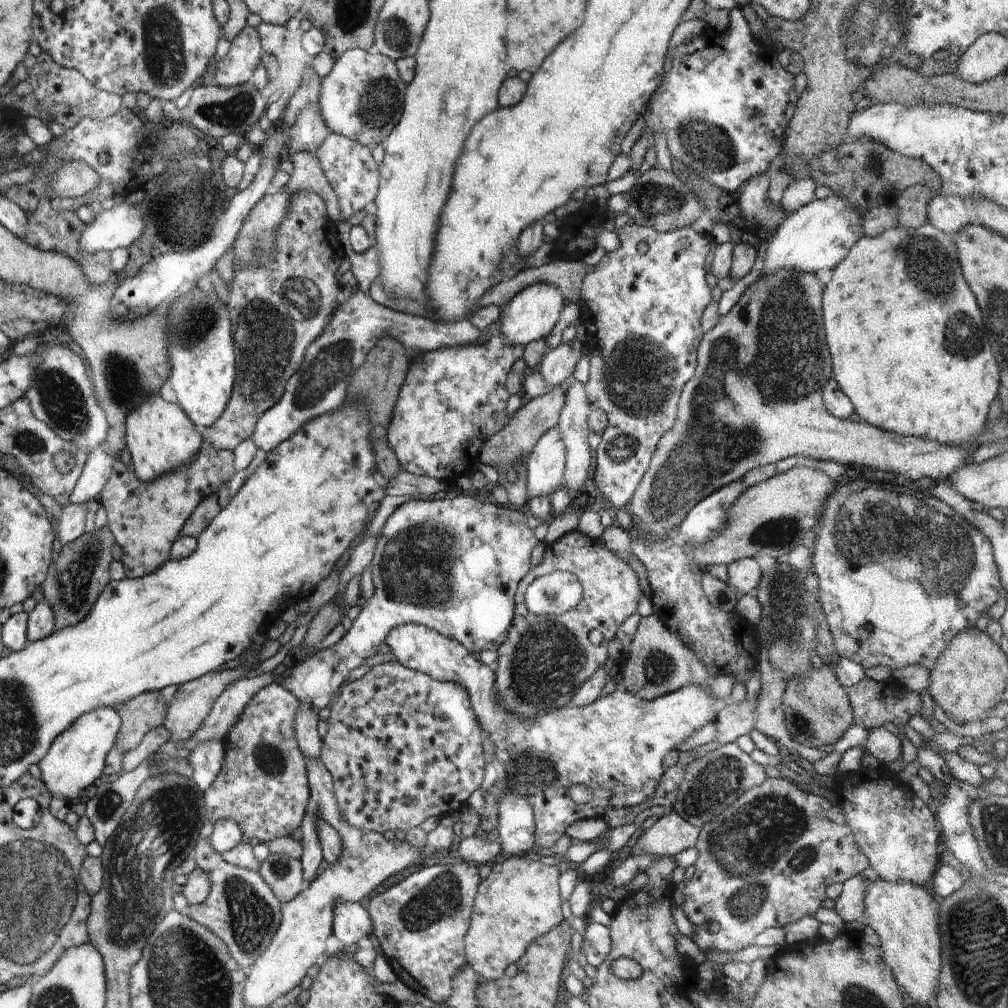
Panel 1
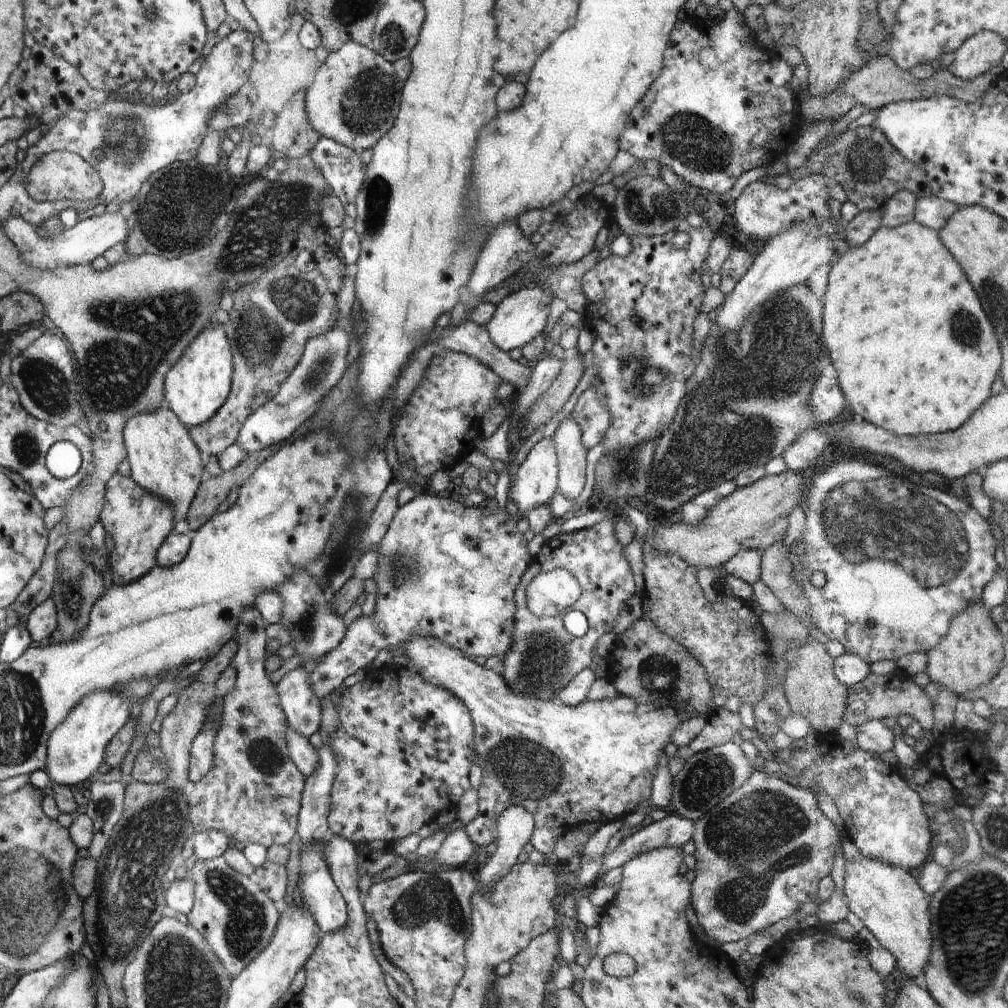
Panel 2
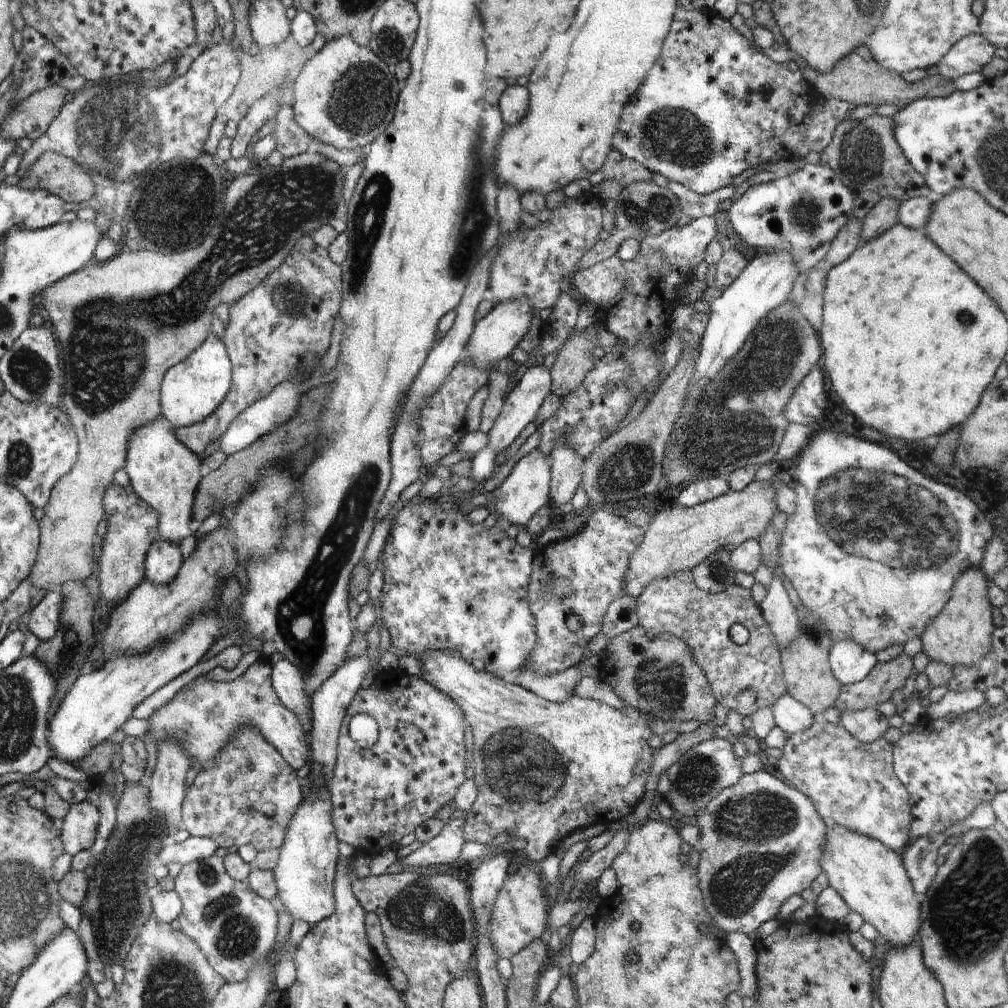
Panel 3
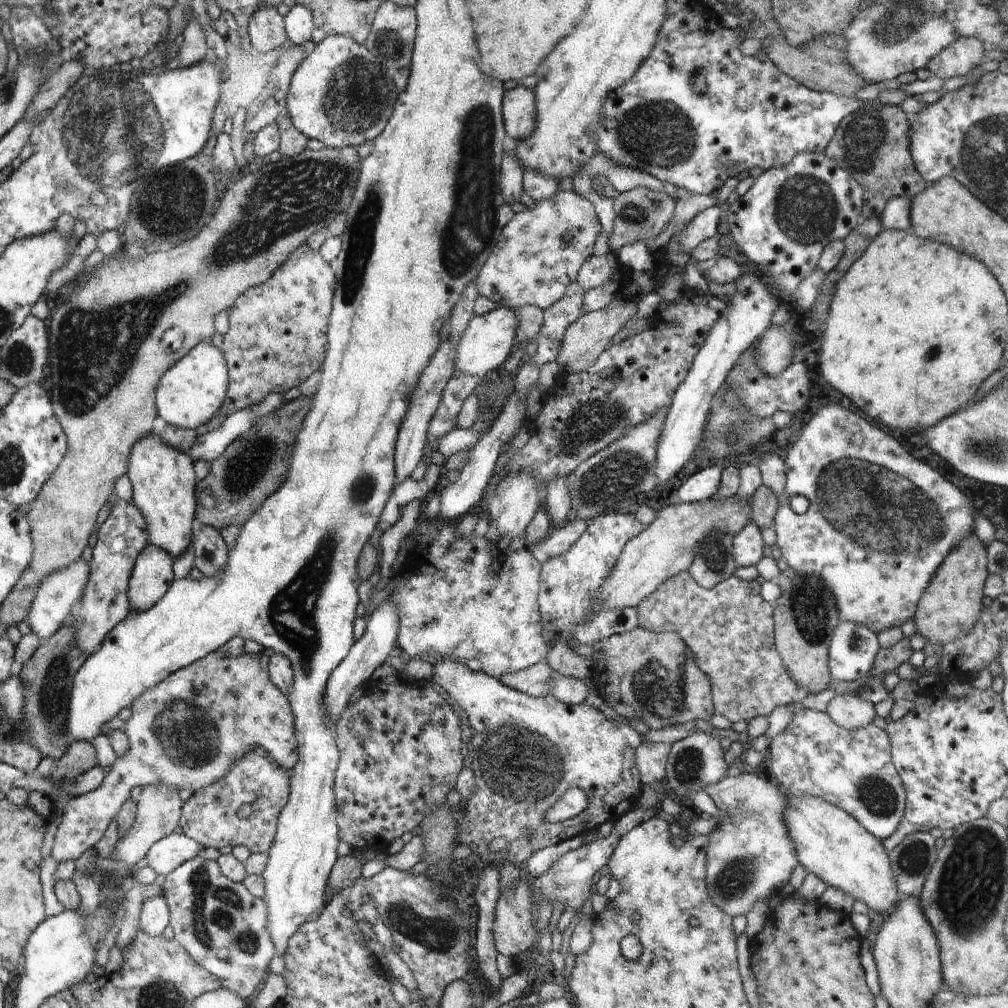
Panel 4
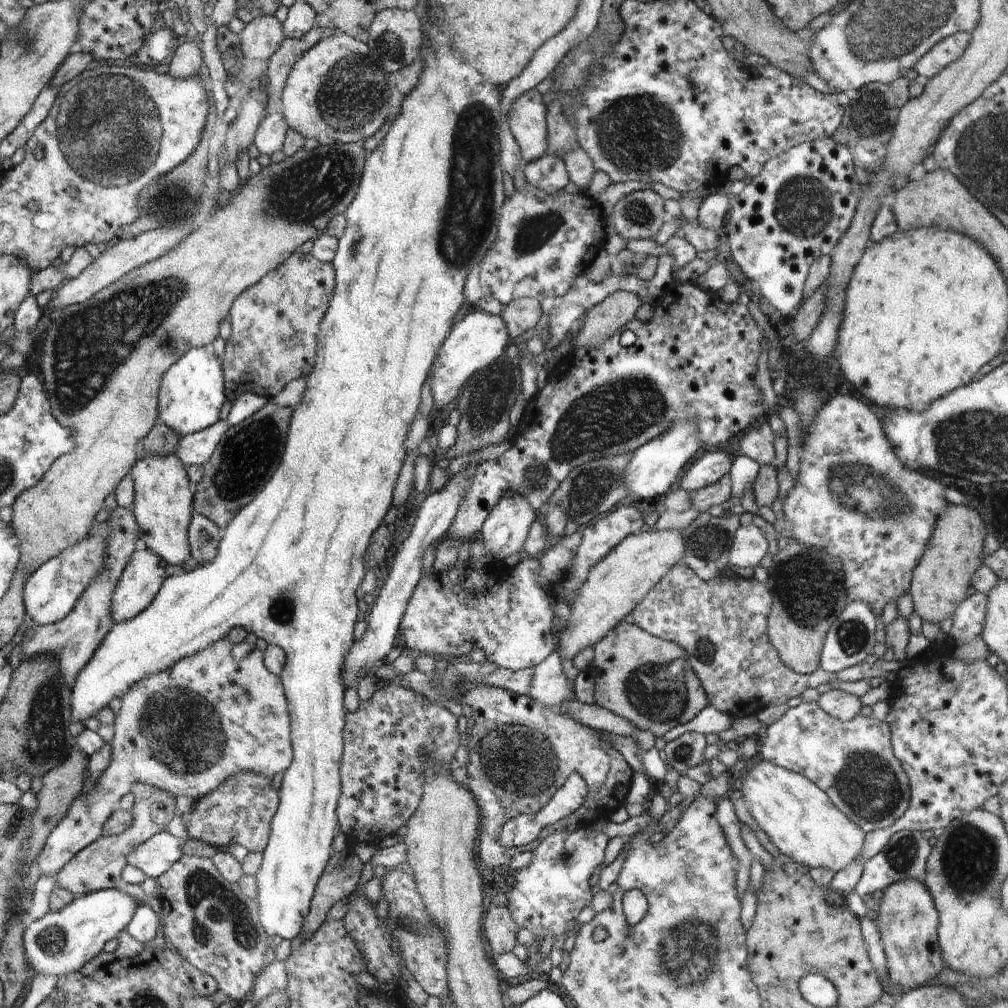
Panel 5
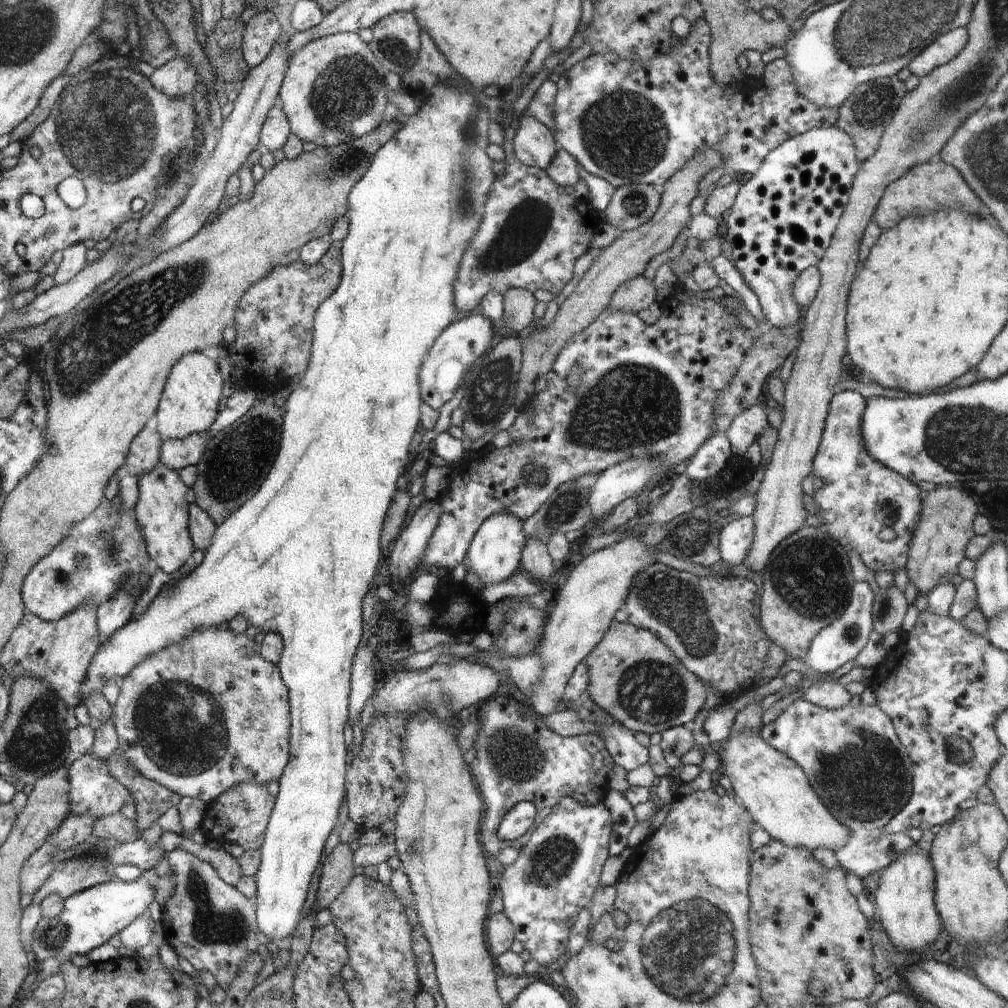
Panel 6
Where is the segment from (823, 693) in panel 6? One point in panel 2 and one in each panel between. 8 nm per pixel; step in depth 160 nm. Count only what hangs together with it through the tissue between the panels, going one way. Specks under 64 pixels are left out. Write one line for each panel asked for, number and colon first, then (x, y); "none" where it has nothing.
2: (873, 736)
3: (867, 725)
4: (850, 711)
5: (839, 704)

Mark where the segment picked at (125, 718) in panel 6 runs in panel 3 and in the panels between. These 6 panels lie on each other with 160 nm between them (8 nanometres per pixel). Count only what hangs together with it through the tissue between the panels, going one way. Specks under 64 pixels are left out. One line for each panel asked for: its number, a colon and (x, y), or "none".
3: (204, 716)
4: (188, 730)
5: (223, 711)

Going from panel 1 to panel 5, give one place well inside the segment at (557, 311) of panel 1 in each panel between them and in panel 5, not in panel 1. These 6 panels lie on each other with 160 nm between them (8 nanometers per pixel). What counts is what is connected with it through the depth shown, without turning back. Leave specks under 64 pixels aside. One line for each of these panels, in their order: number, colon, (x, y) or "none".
2: (520, 317)
3: (494, 337)
4: (487, 342)
5: (479, 339)

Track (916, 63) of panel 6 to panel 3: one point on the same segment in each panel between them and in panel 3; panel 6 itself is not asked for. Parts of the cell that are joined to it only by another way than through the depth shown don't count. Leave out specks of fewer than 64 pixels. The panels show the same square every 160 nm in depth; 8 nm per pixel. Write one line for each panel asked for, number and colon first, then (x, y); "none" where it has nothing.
3: (971, 53)
4: (962, 56)
5: (946, 51)

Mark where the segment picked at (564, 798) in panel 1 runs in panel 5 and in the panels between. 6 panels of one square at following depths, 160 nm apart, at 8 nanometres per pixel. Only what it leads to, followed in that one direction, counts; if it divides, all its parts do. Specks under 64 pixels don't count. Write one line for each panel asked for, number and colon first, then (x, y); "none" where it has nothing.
2: (568, 766)
3: (543, 769)
4: (526, 751)
5: (520, 753)

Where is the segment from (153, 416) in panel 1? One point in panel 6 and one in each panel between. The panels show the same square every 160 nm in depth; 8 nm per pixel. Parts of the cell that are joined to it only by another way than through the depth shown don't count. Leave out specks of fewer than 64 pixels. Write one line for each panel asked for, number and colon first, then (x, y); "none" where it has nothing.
2: (163, 459)
3: (163, 471)
4: (162, 477)
5: (163, 504)
6: (161, 511)

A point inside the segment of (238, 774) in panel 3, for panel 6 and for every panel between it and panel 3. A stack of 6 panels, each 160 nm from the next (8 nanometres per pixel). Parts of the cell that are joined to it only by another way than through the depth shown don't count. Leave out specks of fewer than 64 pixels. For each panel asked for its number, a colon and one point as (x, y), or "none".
4: (241, 808)
5: (240, 812)
6: (240, 815)

